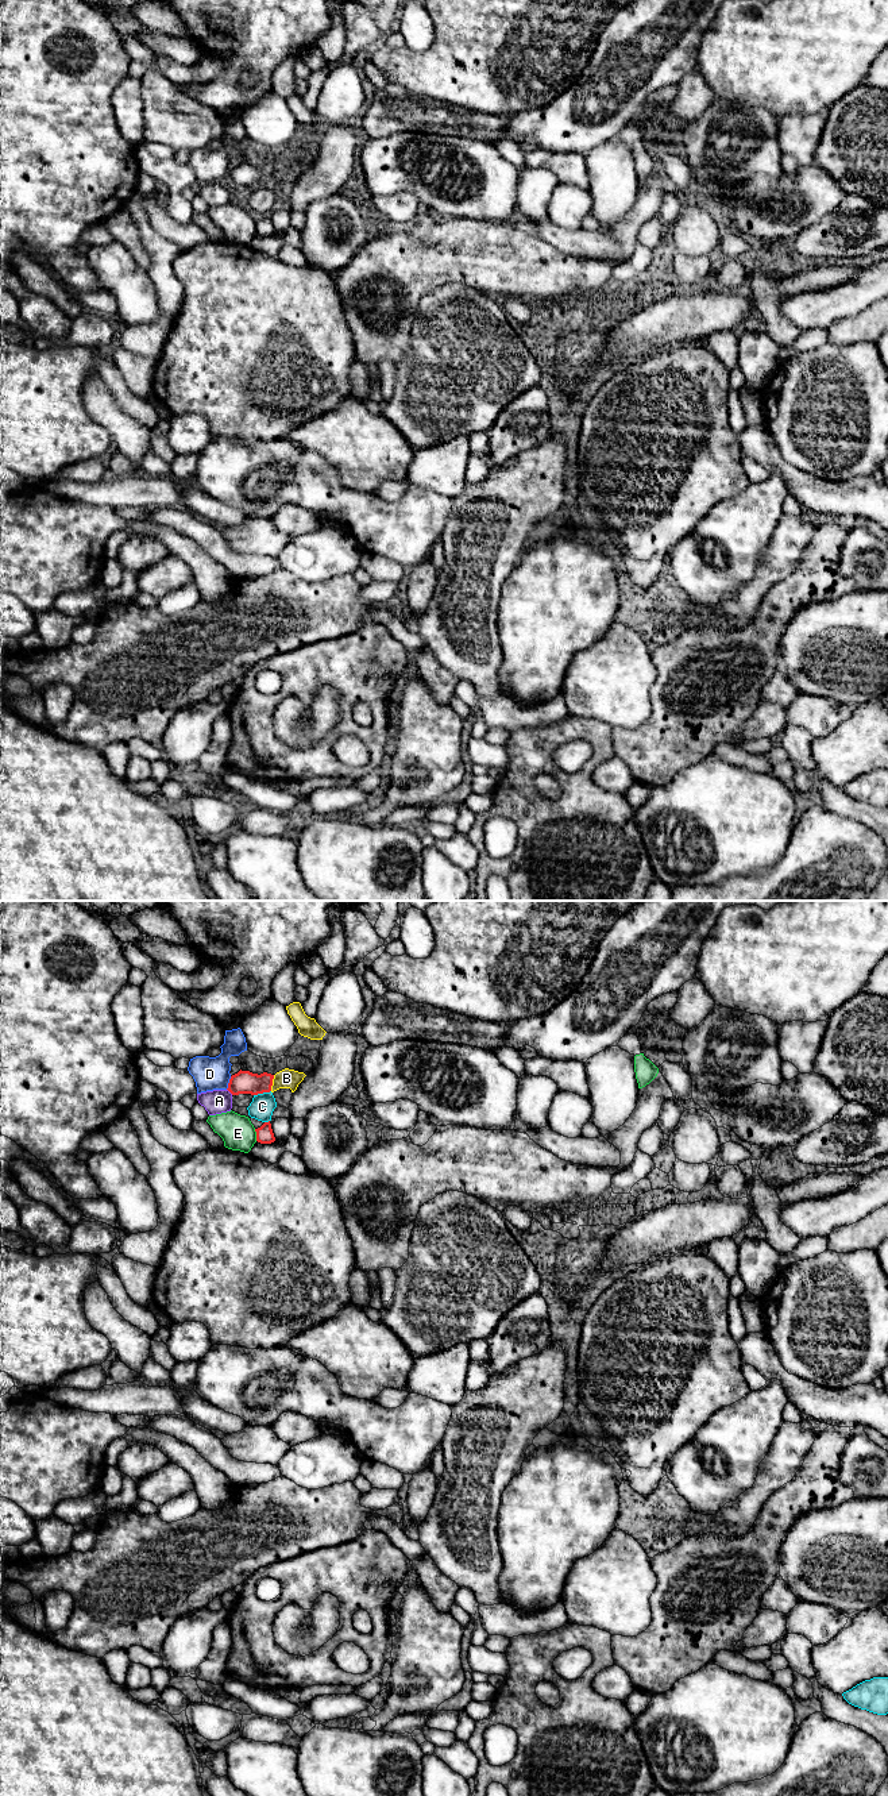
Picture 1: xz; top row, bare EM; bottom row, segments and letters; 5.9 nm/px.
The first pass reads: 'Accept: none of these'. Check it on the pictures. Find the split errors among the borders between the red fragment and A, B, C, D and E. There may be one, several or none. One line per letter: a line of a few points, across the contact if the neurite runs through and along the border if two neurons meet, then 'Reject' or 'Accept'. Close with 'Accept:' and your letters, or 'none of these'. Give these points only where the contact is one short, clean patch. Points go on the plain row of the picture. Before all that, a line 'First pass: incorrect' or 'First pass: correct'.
First pass: correct
A: Line: xz (227, 181), (232, 187). Reject
B: Line: xz (274, 168), (270, 182). Reject
C: Reject
D: Line: xz (231, 169), (226, 181). Reject
E: Reject
Accept: none of these

